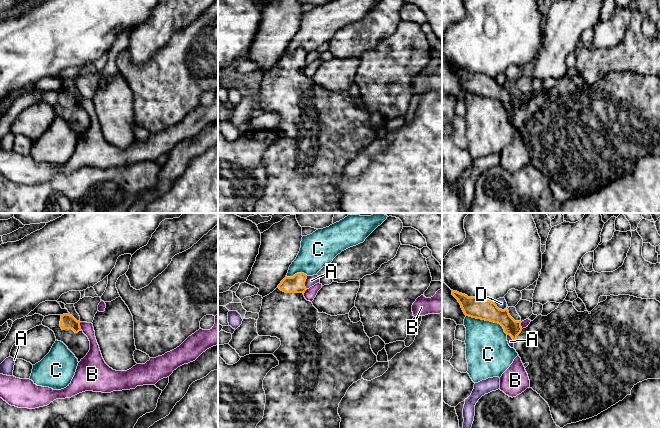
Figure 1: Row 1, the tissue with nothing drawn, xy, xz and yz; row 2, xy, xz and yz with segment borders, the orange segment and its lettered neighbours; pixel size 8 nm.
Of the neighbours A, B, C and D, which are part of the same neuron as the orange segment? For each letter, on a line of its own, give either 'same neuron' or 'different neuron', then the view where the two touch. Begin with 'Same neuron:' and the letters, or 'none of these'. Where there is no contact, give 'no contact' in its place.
Same neuron: none of these
A: different neuron; contact in xz
B: different neuron; contact in xy
C: different neuron; contact in yz
D: different neuron; contact in yz

